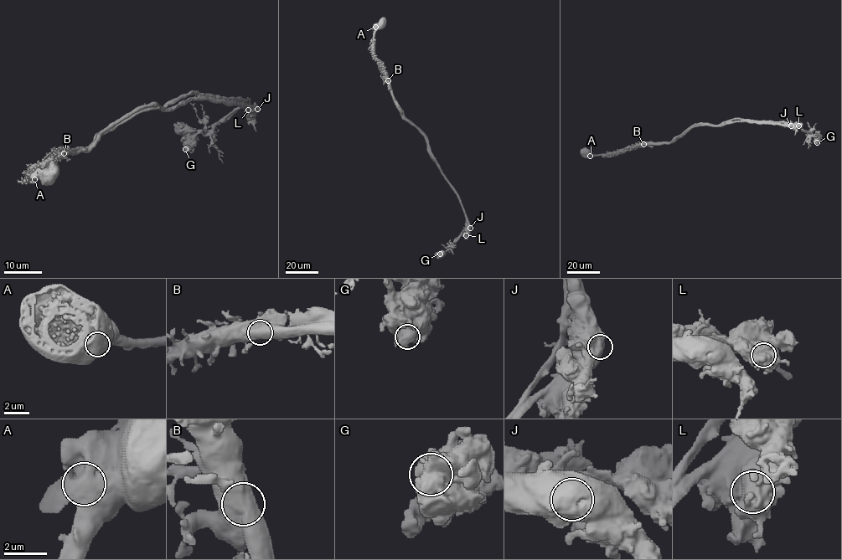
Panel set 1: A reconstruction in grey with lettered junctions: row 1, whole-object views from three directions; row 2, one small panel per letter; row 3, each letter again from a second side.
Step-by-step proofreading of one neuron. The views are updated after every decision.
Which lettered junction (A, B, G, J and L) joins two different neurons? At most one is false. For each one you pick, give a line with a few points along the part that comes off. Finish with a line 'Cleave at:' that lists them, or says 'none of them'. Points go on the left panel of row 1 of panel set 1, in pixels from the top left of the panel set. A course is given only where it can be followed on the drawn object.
B: course (64, 153), (85, 151), (137, 107), (161, 107), (195, 93), (247, 101), (211, 130), (189, 100)
Cleave at: B

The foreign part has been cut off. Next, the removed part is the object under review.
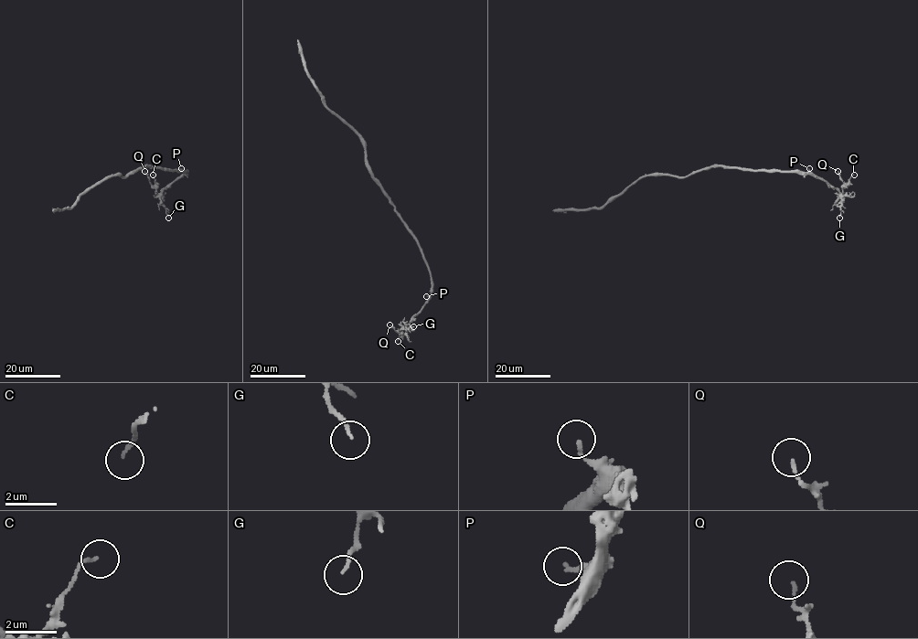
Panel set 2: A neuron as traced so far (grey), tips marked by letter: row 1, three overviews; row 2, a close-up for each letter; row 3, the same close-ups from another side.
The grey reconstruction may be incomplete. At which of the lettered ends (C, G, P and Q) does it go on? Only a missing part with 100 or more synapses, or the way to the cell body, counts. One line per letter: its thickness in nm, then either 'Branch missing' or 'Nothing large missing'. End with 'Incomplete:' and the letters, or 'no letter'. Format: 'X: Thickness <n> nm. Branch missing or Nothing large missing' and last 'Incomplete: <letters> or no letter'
C: Thickness 120 nm. Nothing large missing
G: Thickness 120 nm. Nothing large missing
P: Thickness 140 nm. Nothing large missing
Q: Thickness 110 nm. Nothing large missing
Incomplete: no letter

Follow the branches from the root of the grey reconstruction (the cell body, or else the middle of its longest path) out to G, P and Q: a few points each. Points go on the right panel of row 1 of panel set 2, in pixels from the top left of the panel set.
G: (706, 167), (732, 166), (812, 173), (839, 193), (839, 218)
P: (706, 167), (732, 166), (792, 172), (807, 172), (809, 168)
Q: (706, 167), (732, 166), (809, 173), (841, 193), (844, 183), (837, 171)

